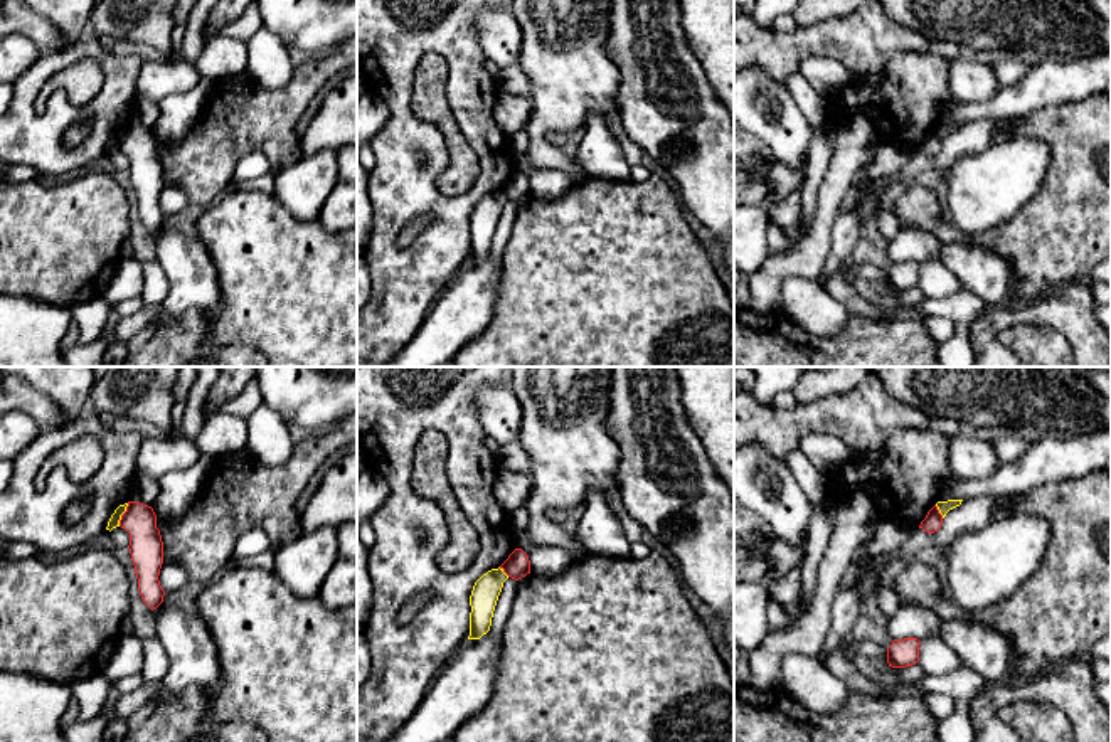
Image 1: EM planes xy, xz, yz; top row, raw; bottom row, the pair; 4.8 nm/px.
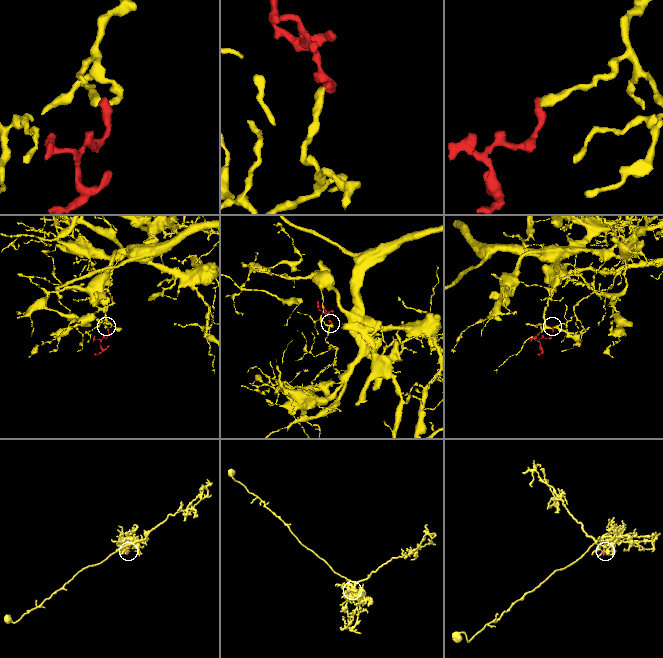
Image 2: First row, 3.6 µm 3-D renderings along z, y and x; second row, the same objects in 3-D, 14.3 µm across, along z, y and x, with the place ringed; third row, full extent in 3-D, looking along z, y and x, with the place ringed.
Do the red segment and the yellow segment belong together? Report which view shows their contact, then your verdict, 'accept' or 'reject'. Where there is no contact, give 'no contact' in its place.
xy | reject

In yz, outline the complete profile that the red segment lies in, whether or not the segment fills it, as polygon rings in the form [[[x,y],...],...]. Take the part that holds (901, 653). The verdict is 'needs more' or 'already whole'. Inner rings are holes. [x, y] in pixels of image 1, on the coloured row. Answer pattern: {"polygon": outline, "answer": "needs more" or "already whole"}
{"polygon": [[[917,638],[894,639],[887,648],[887,663],[892,668],[912,666],[919,661],[919,644]]], "answer": "already whole"}

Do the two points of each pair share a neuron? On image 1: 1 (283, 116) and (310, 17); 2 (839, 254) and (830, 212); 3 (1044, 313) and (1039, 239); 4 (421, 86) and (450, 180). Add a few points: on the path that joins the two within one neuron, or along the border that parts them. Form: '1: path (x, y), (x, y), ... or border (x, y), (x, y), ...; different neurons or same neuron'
1: border (339, 46), (325, 52), (298, 58); different neurons
2: border (842, 212), (832, 227), (832, 248), (823, 264); different neurons
3: border (1079, 280), (1061, 283), (1027, 302), (1010, 302); different neurons
4: path (435, 110), (457, 142), (457, 157); same neuron

